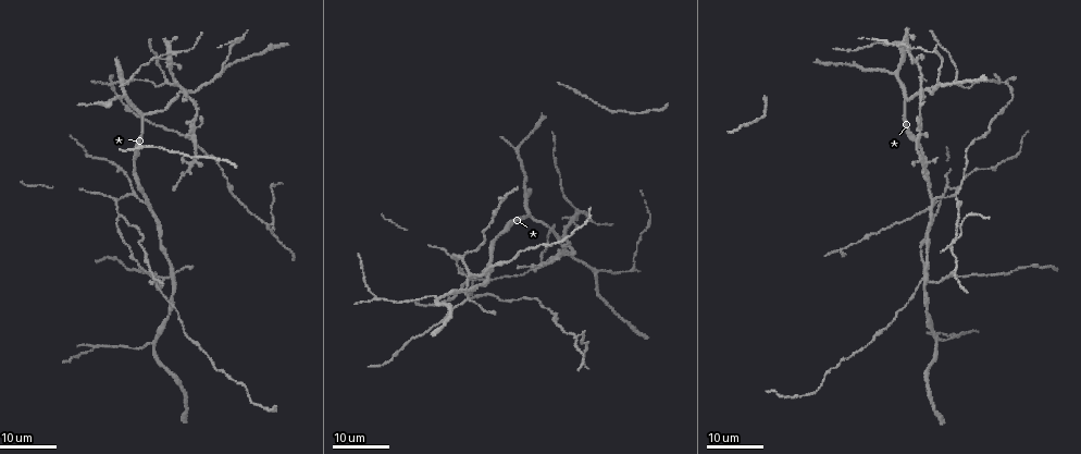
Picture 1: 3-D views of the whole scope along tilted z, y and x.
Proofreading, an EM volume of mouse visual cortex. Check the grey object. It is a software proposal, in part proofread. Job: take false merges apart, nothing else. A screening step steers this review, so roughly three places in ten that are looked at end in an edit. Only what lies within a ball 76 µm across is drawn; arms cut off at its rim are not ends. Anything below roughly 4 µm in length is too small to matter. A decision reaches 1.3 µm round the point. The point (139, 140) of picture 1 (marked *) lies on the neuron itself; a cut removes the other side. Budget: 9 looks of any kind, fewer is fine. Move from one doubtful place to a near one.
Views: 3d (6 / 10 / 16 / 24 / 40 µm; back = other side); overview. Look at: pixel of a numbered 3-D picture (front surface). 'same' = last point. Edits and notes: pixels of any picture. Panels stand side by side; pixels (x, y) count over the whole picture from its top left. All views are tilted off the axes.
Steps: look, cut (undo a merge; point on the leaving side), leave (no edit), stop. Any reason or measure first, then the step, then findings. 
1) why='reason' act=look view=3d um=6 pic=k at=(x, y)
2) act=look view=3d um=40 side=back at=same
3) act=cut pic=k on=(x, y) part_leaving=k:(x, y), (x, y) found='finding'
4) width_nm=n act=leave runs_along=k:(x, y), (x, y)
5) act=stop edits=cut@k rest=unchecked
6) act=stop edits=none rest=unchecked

why='a fork' act=look view=3d um=24 pic=1 at=(145, 116)

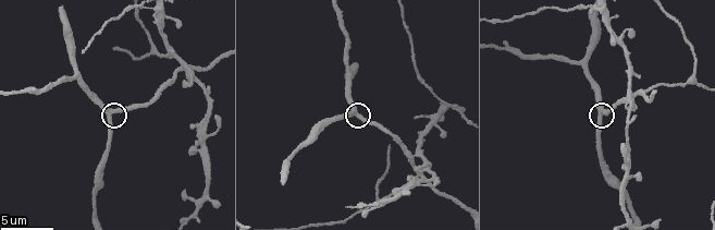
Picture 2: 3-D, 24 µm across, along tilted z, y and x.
act=look view=3d um=6 pic=2 at=(357, 114)

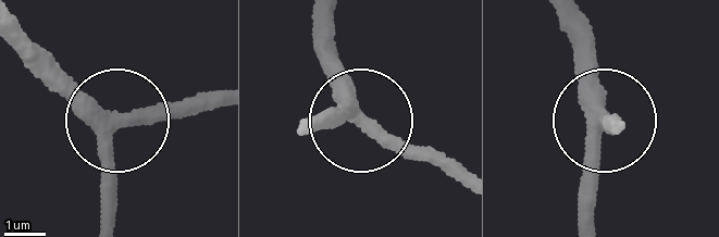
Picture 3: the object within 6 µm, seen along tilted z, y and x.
width_nm=350 act=leave runs_along=3:(103, 215), (103, 114), (26, 65) found='all the same neuron'

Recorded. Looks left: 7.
act=look view=3d um=16 pic=1 at=(117, 217)

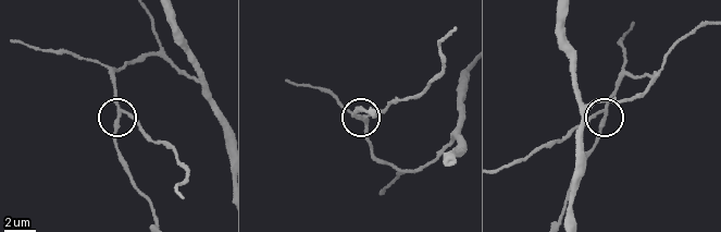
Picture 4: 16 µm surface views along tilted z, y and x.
why='closer look' act=look view=3d um=10 pic=4 at=(365, 120)

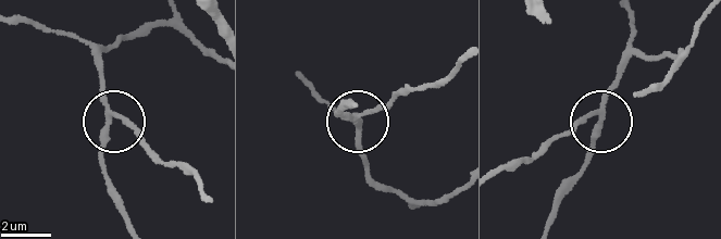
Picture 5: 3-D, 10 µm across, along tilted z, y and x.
act=cut pic=5 on=(140, 133) part_leaving=5:(119, 114), (137, 126), (160, 160), (188, 171), (199, 189) found='a second neuron is stuck on'

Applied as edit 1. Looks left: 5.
act=look view=overview

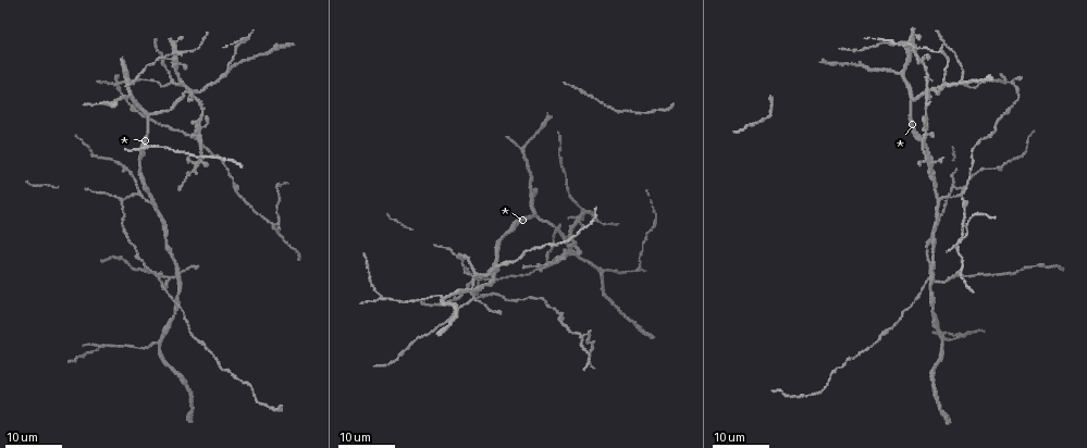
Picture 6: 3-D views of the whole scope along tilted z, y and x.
why='thin arm on a thick one' act=look view=3d um=16 pic=6 at=(474, 300)

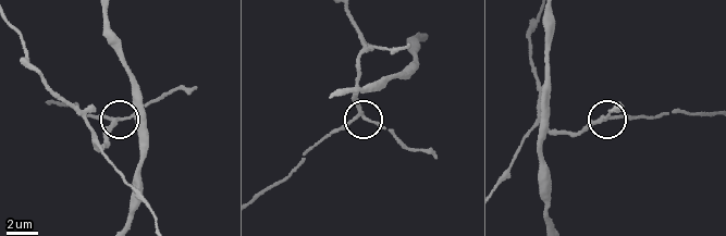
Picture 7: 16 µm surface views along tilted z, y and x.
act=look view=3d um=6 pic=7 at=(359, 116)

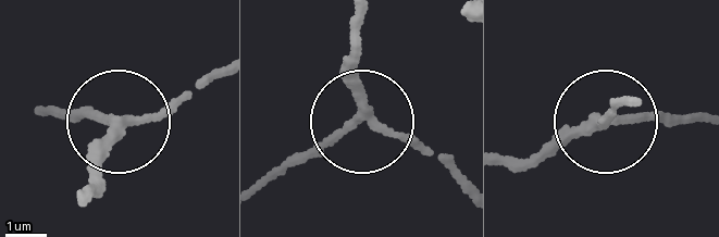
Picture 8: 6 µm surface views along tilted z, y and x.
act=leave runs_along=8:(356, 19), (359, 112), (466, 179) found='continuous, no second neuron'

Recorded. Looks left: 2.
why='three-way junction' act=look view=3d um=24 pic=6 at=(157, 342)

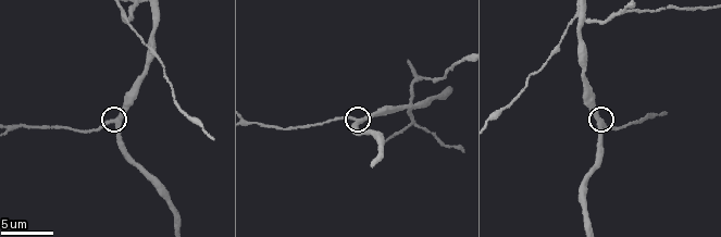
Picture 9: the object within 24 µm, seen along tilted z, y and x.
act=look view=3d um=10 pic=9 at=(600, 120)

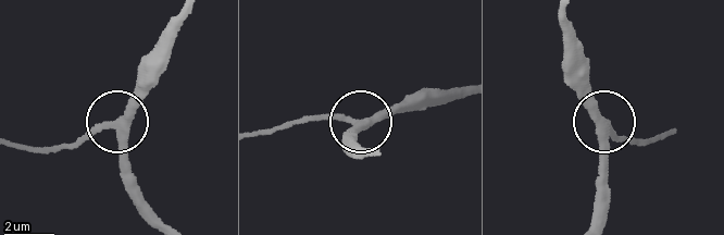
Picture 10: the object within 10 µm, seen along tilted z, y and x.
side_arm_um=18 act=leave runs_along=10:(460, 95), (394, 107), (342, 135) found='continuous, no second neuron'

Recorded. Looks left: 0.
act=stop edits=cut@5 rest=unchecked

